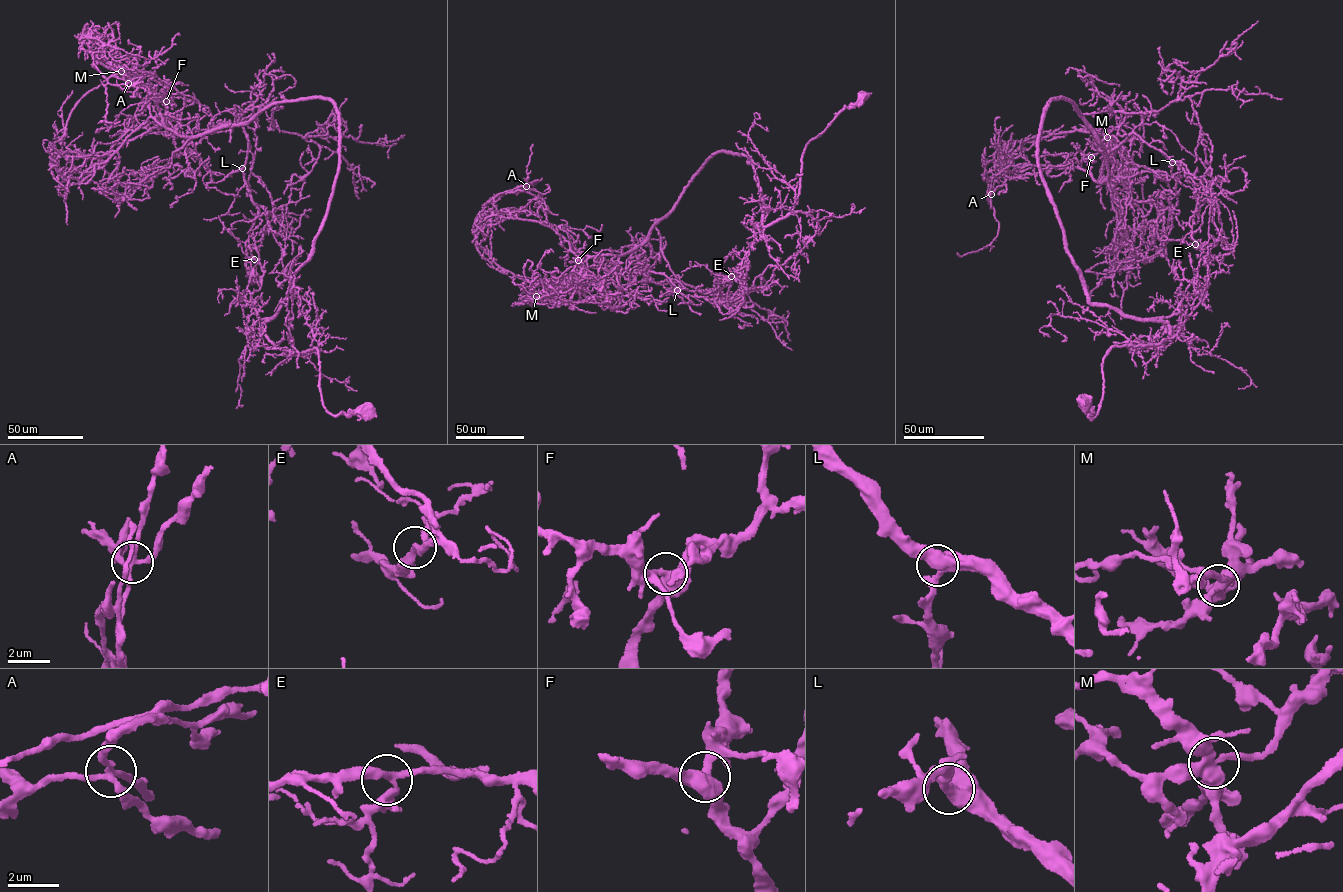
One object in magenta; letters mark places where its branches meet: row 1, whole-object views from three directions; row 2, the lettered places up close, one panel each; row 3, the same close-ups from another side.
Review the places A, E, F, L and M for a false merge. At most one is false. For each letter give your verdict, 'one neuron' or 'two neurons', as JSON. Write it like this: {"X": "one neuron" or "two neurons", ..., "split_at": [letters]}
{"A": "one neuron", "E": "one neuron", "F": "one neuron", "L": "one neuron", "M": "one neuron", "split_at": []}

